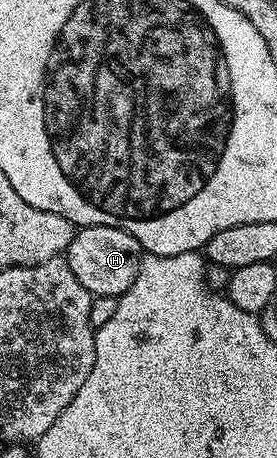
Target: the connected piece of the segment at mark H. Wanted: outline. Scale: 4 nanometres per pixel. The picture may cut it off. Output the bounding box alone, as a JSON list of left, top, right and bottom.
[63,225,143,297]

